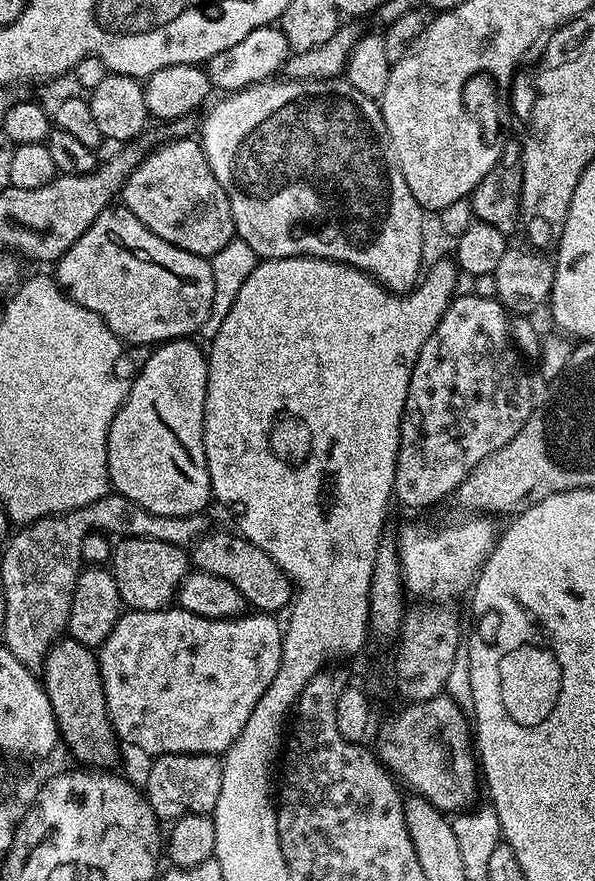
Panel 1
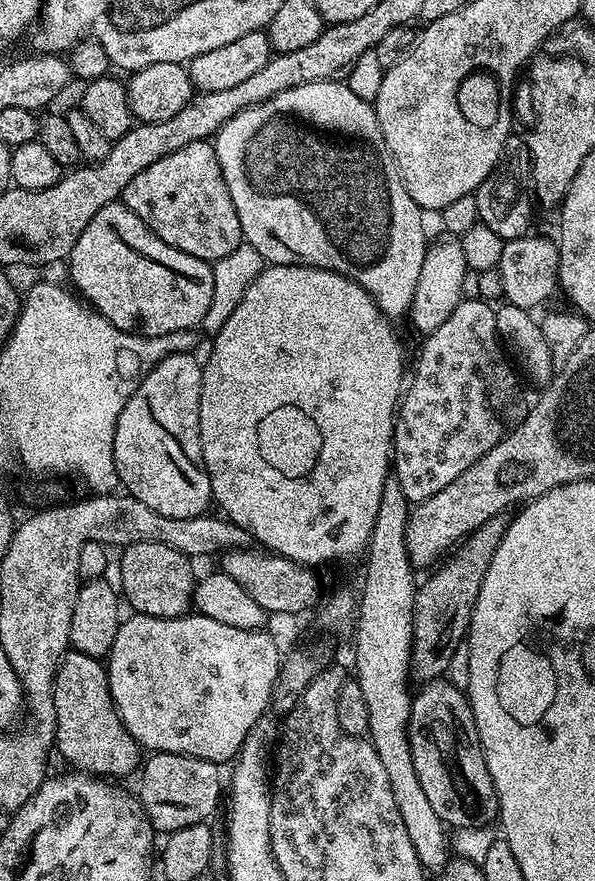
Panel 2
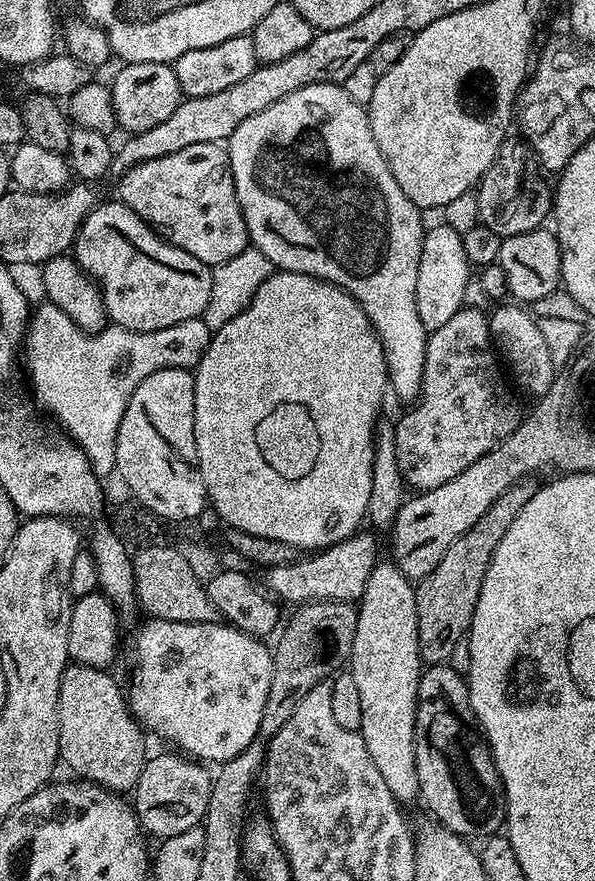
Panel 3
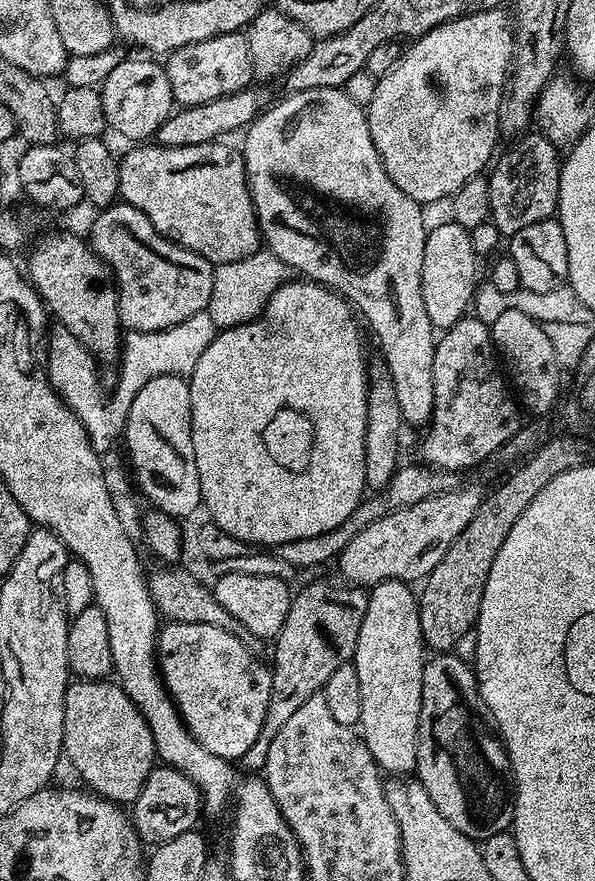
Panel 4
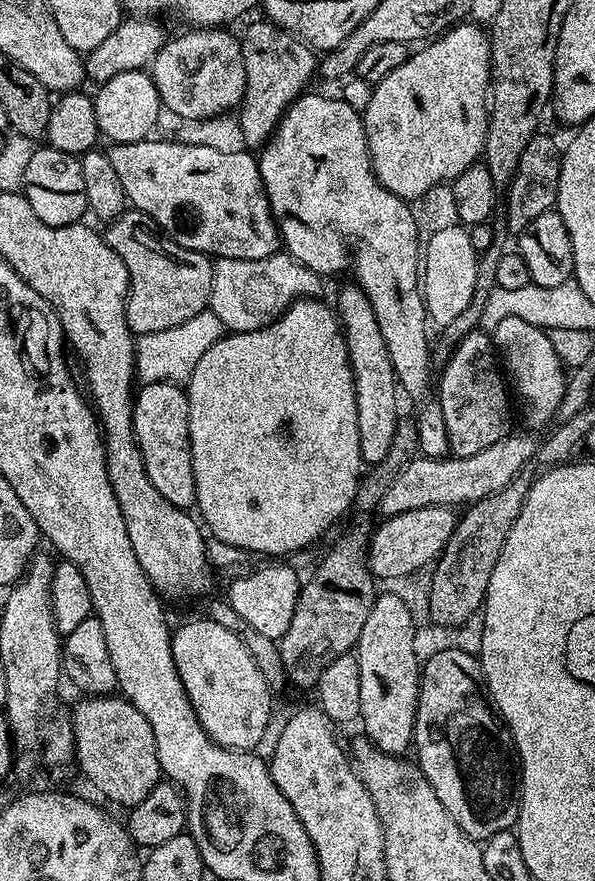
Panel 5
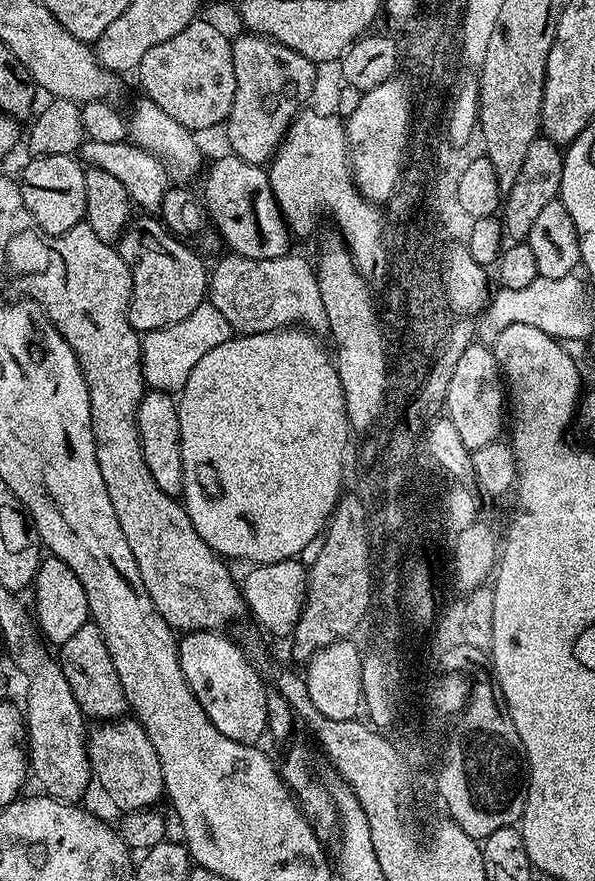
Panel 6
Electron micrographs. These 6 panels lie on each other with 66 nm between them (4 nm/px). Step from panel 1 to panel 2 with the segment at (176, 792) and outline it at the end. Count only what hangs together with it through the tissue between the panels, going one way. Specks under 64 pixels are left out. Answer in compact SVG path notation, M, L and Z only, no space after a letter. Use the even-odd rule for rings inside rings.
M152 752L149 757L149 760L147 757L143 761L142 771L139 773L138 799L157 833L177 832L186 826L205 823L209 819L208 815L219 804L221 807L221 769L211 760L169 752Z

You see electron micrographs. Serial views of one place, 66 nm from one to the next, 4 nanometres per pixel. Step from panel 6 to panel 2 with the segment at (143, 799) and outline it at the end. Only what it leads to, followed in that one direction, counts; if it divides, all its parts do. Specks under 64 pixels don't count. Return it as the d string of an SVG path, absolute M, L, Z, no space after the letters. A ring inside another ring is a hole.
M75 650L61 656L54 678L54 710L54 748L60 751L62 759L72 763L69 765L73 769L101 778L120 778L116 776L128 776L141 767L142 749L116 713L108 685L108 669L97 657Z

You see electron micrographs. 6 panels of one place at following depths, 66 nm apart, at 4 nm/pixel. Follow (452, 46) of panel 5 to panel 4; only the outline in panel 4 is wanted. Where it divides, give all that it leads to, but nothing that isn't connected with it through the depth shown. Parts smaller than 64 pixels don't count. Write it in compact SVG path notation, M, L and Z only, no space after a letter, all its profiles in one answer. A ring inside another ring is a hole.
M486 8L470 12L466 16L459 16L456 20L447 20L445 24L440 24L424 36L415 37L407 45L404 55L401 56L397 64L385 76L377 79L374 98L366 105L370 138L378 150L382 166L386 170L386 174L390 174L394 186L398 186L398 190L402 190L402 194L406 194L417 204L423 205L428 202L435 202L438 199L451 198L466 182L470 182L470 178L481 175L489 167L490 161L493 159L492 151L496 148L496 140L501 139L500 103L504 100L504 90L508 82L508 69L512 66L513 31L509 13L504 8Z

